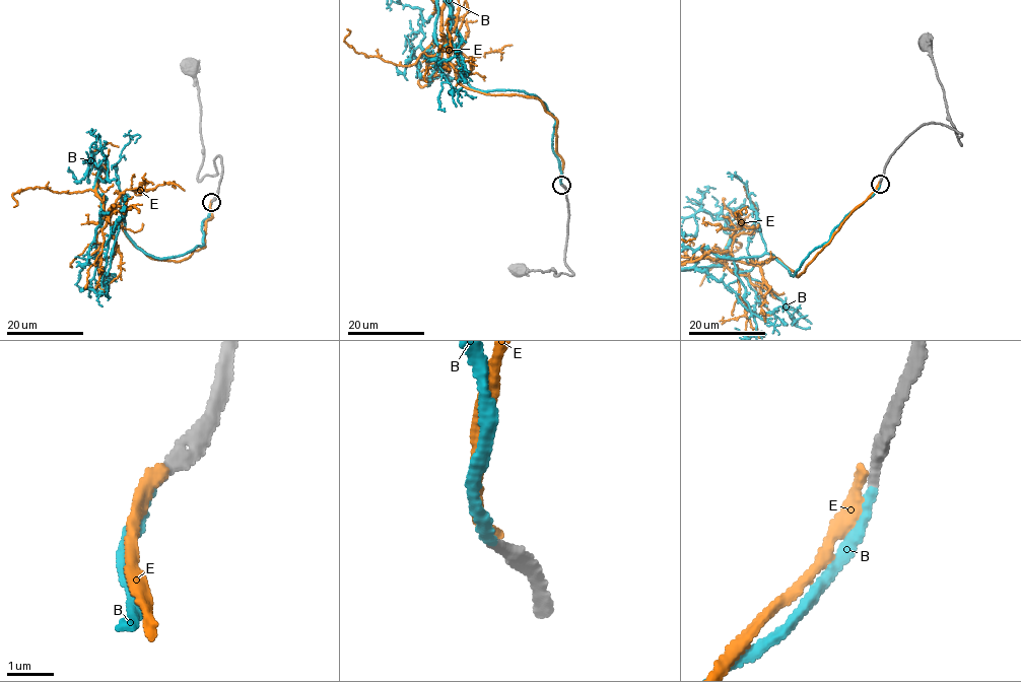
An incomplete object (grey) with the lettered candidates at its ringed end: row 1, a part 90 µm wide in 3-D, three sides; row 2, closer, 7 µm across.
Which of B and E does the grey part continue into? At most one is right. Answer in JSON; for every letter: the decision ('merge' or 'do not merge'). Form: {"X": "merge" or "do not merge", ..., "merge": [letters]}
{"B": "merge", "E": "do not merge", "merge": ["B"]}

